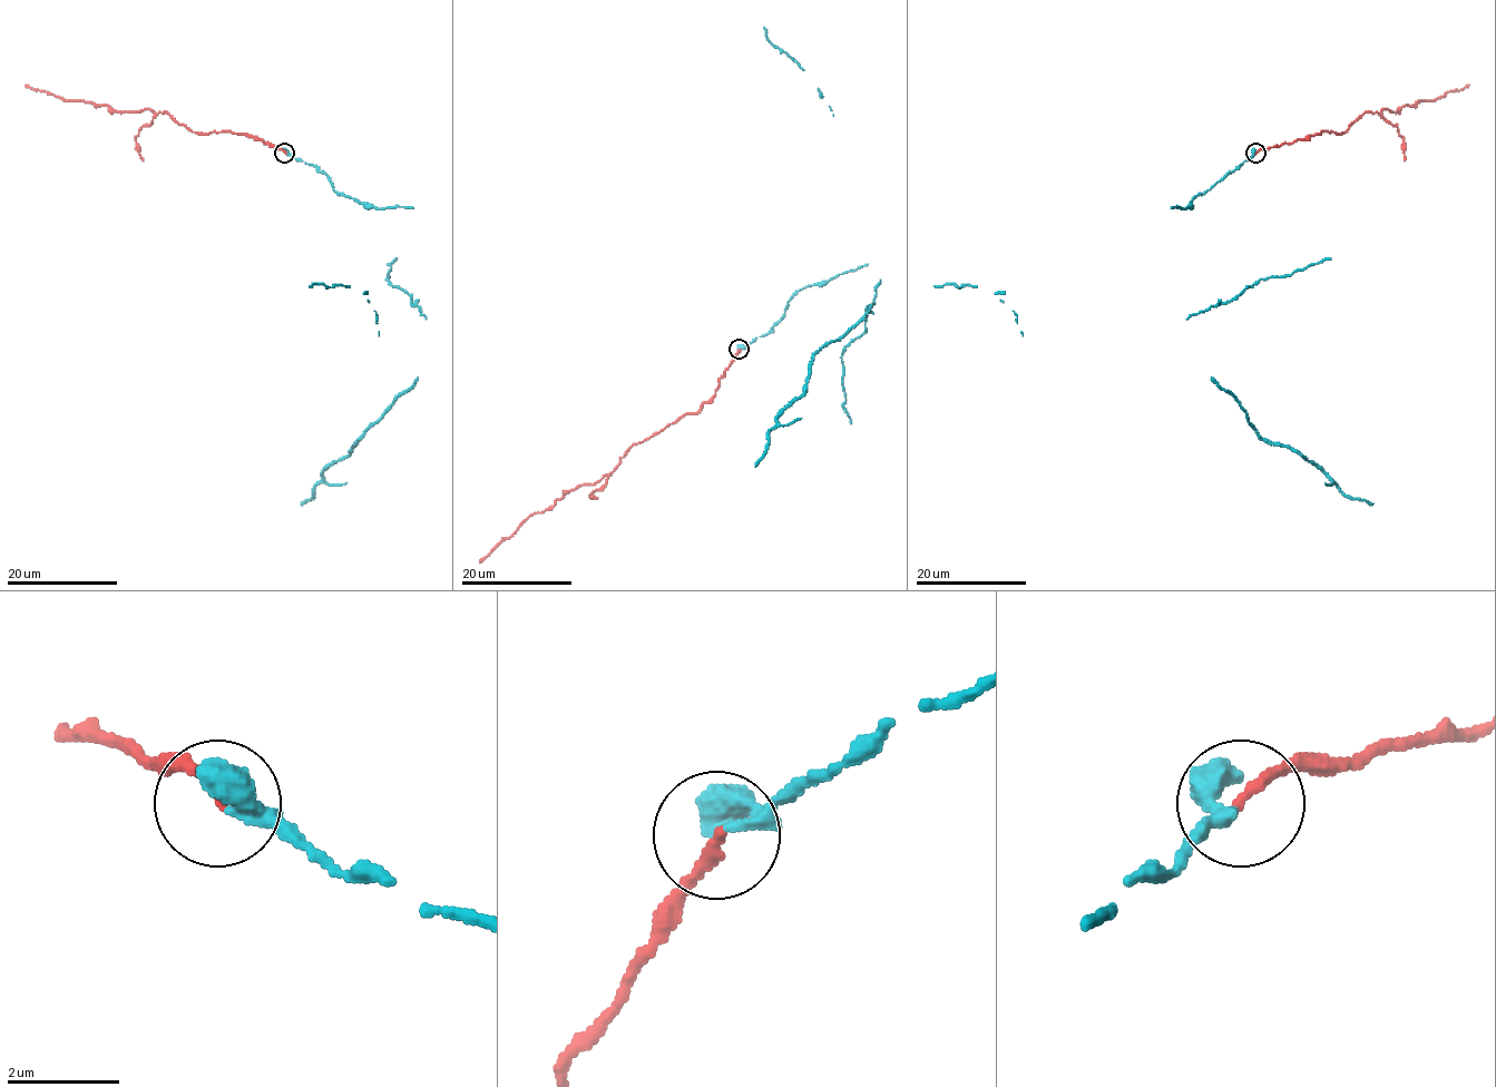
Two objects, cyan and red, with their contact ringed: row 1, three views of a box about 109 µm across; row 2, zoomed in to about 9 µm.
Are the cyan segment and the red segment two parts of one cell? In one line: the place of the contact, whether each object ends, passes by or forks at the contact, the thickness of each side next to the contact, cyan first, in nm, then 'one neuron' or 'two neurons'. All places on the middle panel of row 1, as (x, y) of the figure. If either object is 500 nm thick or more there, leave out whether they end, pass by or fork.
(739, 349) | cyan passes by | red ends | 200/200 nm | one neuron

